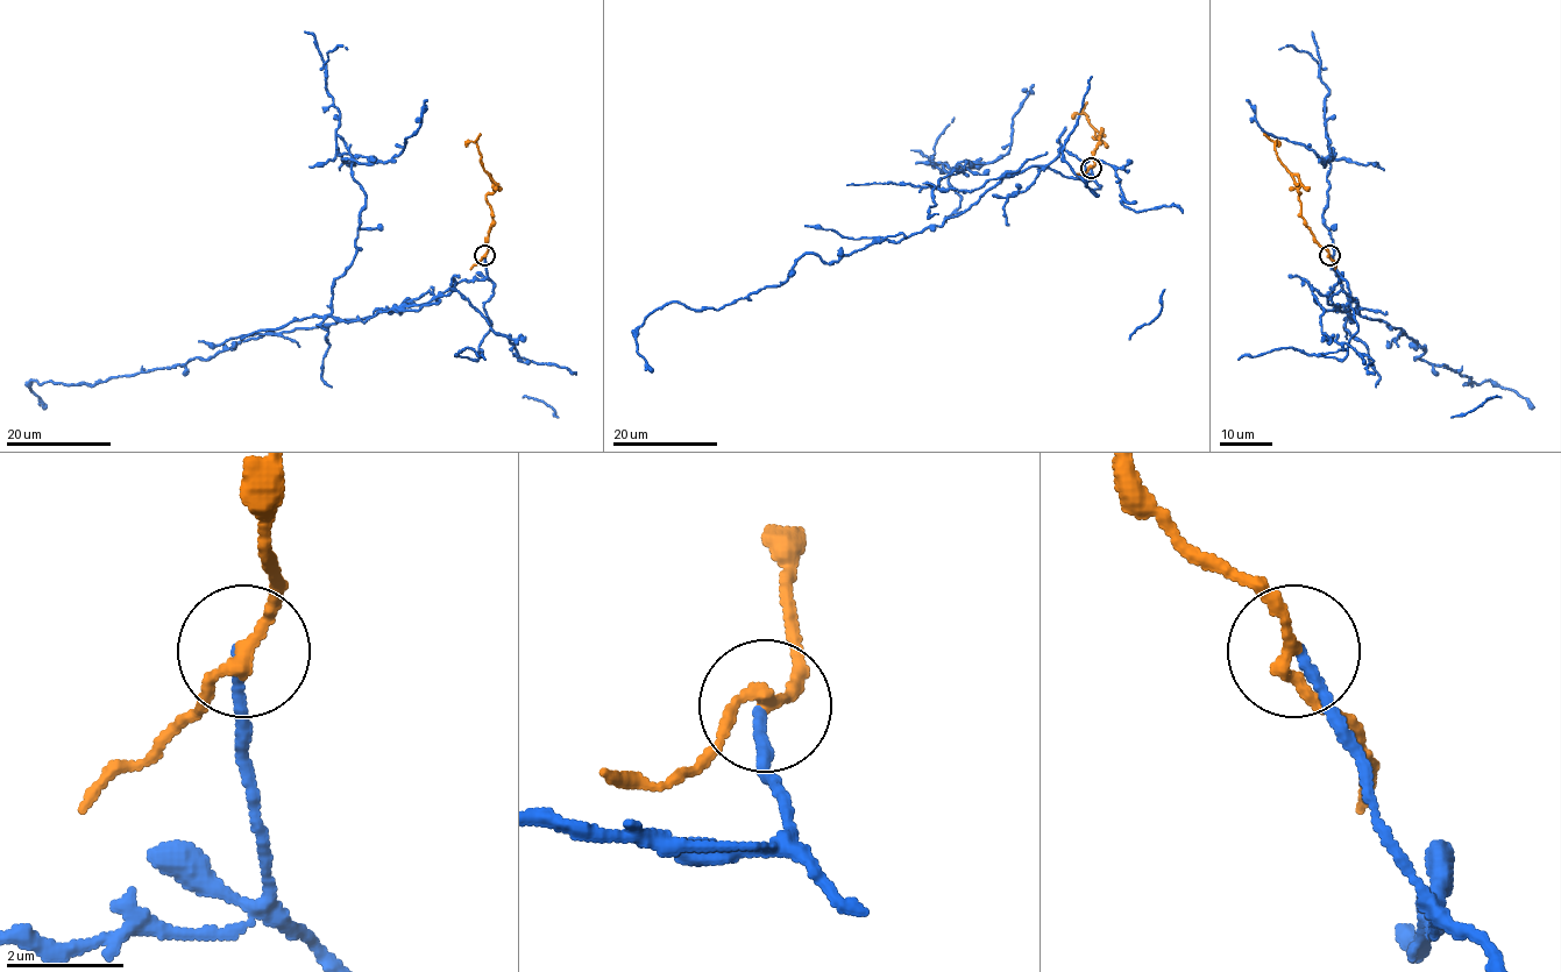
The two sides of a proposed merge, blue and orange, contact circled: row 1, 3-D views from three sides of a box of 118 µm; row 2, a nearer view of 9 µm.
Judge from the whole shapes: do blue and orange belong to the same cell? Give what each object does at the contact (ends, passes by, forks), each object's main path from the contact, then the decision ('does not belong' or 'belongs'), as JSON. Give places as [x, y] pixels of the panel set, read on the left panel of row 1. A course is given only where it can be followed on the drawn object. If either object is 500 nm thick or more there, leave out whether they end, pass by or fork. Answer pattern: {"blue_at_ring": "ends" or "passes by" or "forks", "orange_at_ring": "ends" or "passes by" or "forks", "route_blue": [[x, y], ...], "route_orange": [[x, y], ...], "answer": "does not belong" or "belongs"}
{"blue_at_ring": "ends", "orange_at_ring": "passes by", "route_blue": [[485, 255], [485, 277], [461, 279], [425, 304], [268, 333], [207, 359], [87, 385], [32, 380], [44, 409]], "route_orange": [[485, 255], [491, 220], [491, 207], [485, 197], [496, 184], [482, 167], [476, 143], [480, 134]], "answer": "does not belong"}

